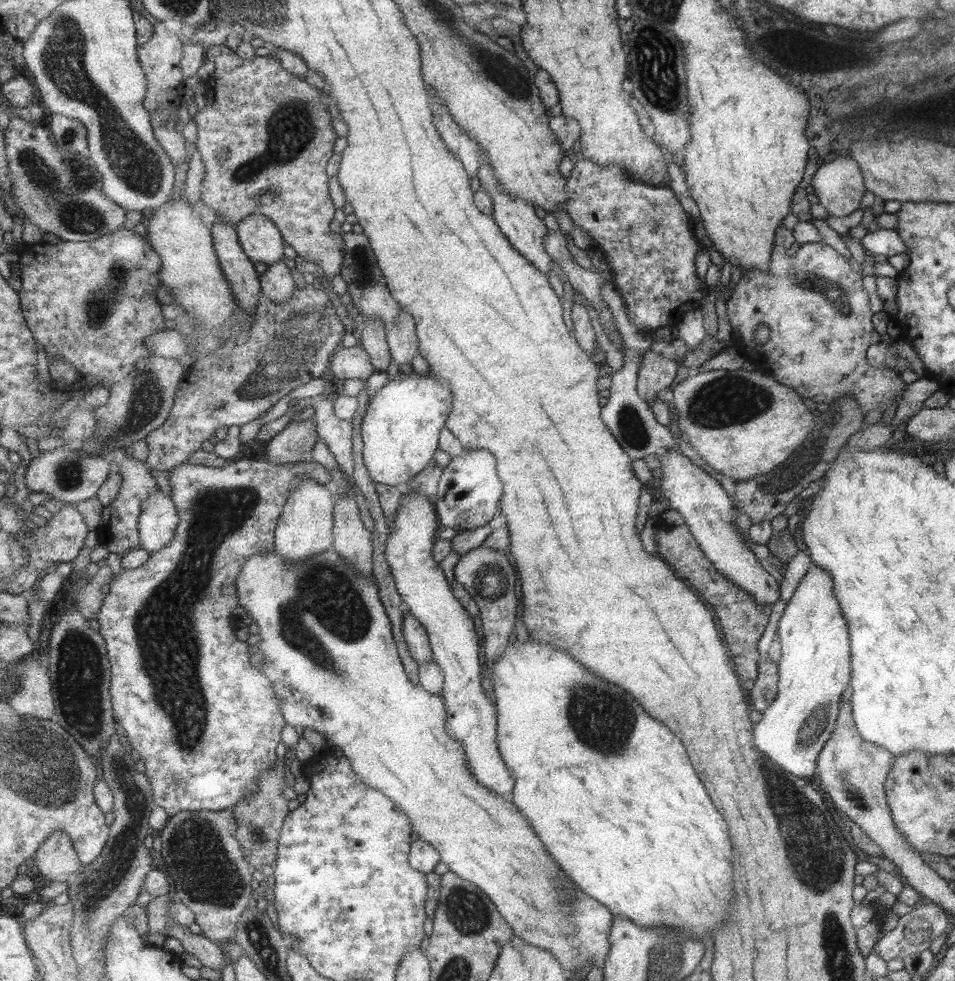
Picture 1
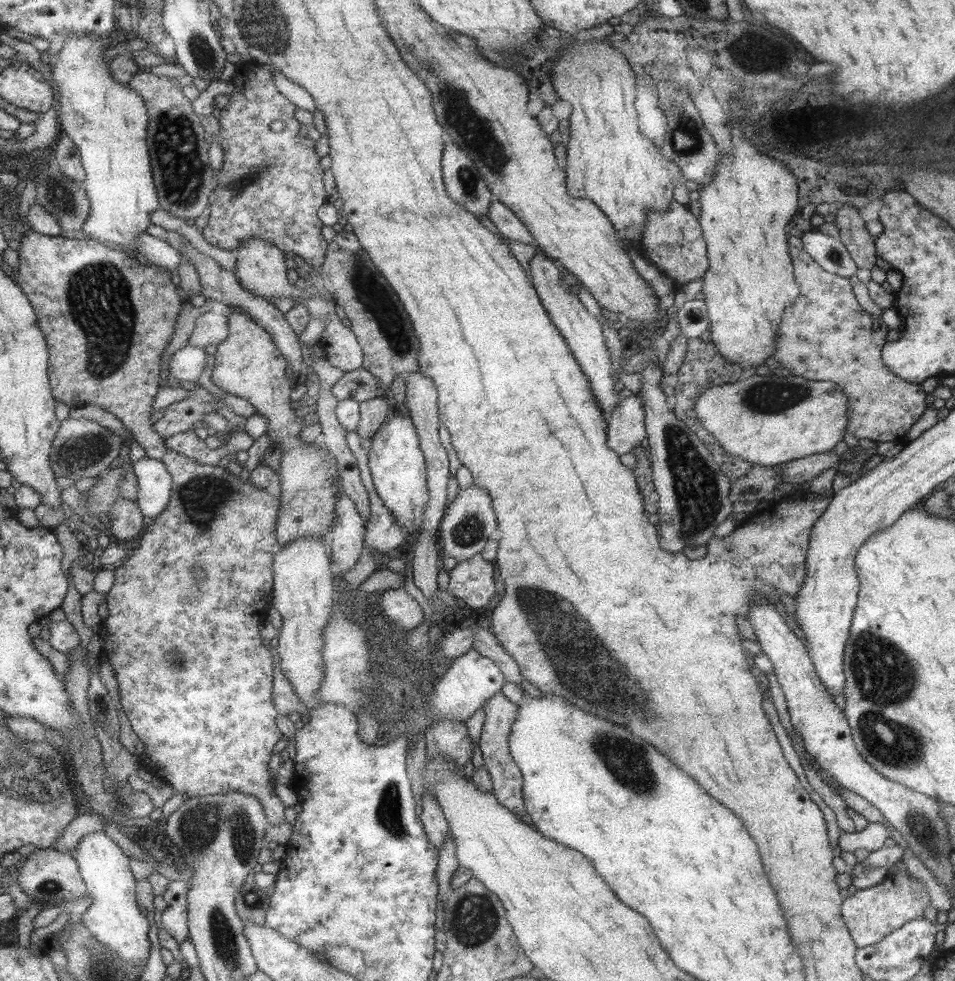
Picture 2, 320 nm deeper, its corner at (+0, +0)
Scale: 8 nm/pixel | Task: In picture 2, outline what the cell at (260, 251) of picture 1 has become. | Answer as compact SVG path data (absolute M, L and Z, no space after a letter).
M248 238L237 250L238 263L236 275L244 289L253 296L273 302L273 298L289 298L295 301L307 298L305 290L295 288L295 285L287 282L285 278L285 260L279 252L279 247L273 246L263 238Z

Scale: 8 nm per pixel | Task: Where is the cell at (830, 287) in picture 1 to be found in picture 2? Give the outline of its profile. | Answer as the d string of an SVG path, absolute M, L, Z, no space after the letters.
M789 247L789 254L792 254L793 274L796 282L800 285L800 296L796 301L784 310L784 315L779 324L776 345L774 346L775 358L781 367L786 368L793 376L801 374L803 378L809 380L829 381L839 385L848 396L848 428L847 434L855 439L867 438L875 443L901 441L901 432L907 432L911 424L917 420L909 418L919 418L923 414L926 394L923 394L920 385L909 384L905 379L894 375L892 371L881 362L881 346L886 344L885 332L887 327L878 319L879 329L877 332L871 330L873 318L865 314L859 304L855 302L851 294L849 282L840 275L825 271L819 263L812 259L802 248Z

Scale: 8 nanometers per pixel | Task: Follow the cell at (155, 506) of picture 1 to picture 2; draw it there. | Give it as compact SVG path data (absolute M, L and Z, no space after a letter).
M146 455L133 464L140 486L137 504L144 516L153 521L167 510L174 491L174 478L168 466L160 460Z

